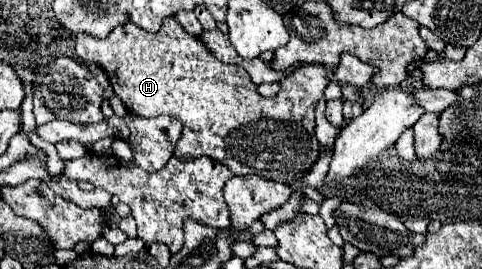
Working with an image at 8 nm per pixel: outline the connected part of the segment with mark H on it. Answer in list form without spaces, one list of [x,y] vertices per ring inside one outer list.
[[[169,16],[169,18],[163,20],[163,26],[159,28],[159,32],[147,32],[147,30],[143,30],[143,28],[137,26],[137,24],[125,24],[125,26],[117,26],[117,28],[109,34],[109,38],[105,38],[105,40],[99,40],[99,38],[81,34],[81,36],[75,38],[75,42],[77,42],[77,56],[79,56],[79,60],[83,60],[83,62],[91,62],[91,60],[93,60],[97,66],[101,66],[101,68],[107,70],[109,82],[111,82],[111,86],[113,86],[113,92],[123,100],[123,104],[129,108],[131,114],[145,116],[145,118],[149,118],[149,116],[161,116],[161,114],[163,114],[163,116],[173,116],[173,118],[181,118],[181,120],[183,120],[183,124],[185,124],[185,126],[183,126],[183,134],[181,134],[181,140],[177,142],[177,148],[175,148],[175,156],[177,156],[177,158],[199,158],[199,156],[207,156],[207,158],[213,158],[215,162],[225,164],[225,166],[227,166],[233,174],[237,174],[237,176],[247,176],[247,174],[255,174],[255,172],[257,172],[261,178],[275,180],[275,182],[283,182],[283,184],[291,184],[291,182],[295,182],[295,180],[303,180],[303,178],[309,174],[309,170],[311,170],[311,166],[315,164],[315,160],[319,158],[319,142],[317,142],[314,134],[315,108],[319,100],[323,98],[325,88],[329,86],[329,78],[325,78],[325,74],[327,74],[329,70],[327,70],[325,66],[311,64],[311,66],[301,66],[301,68],[293,70],[289,76],[285,76],[285,78],[281,80],[281,90],[279,90],[279,94],[277,94],[275,98],[263,98],[263,96],[259,96],[257,86],[251,82],[249,74],[247,74],[241,66],[219,62],[219,60],[205,48],[205,44],[201,42],[201,38],[185,32],[183,26],[181,26],[173,16]]]

